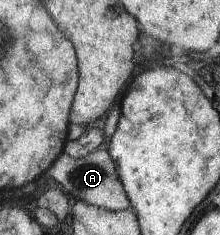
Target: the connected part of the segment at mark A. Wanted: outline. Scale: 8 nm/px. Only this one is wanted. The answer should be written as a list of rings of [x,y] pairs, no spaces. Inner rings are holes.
[[[105,149],[91,151],[81,158],[72,158],[62,152],[55,162],[43,173],[45,179],[61,185],[62,191],[75,197],[77,201],[85,201],[87,205],[105,209],[107,213],[119,213],[130,208],[127,195],[116,174],[116,167]]]

